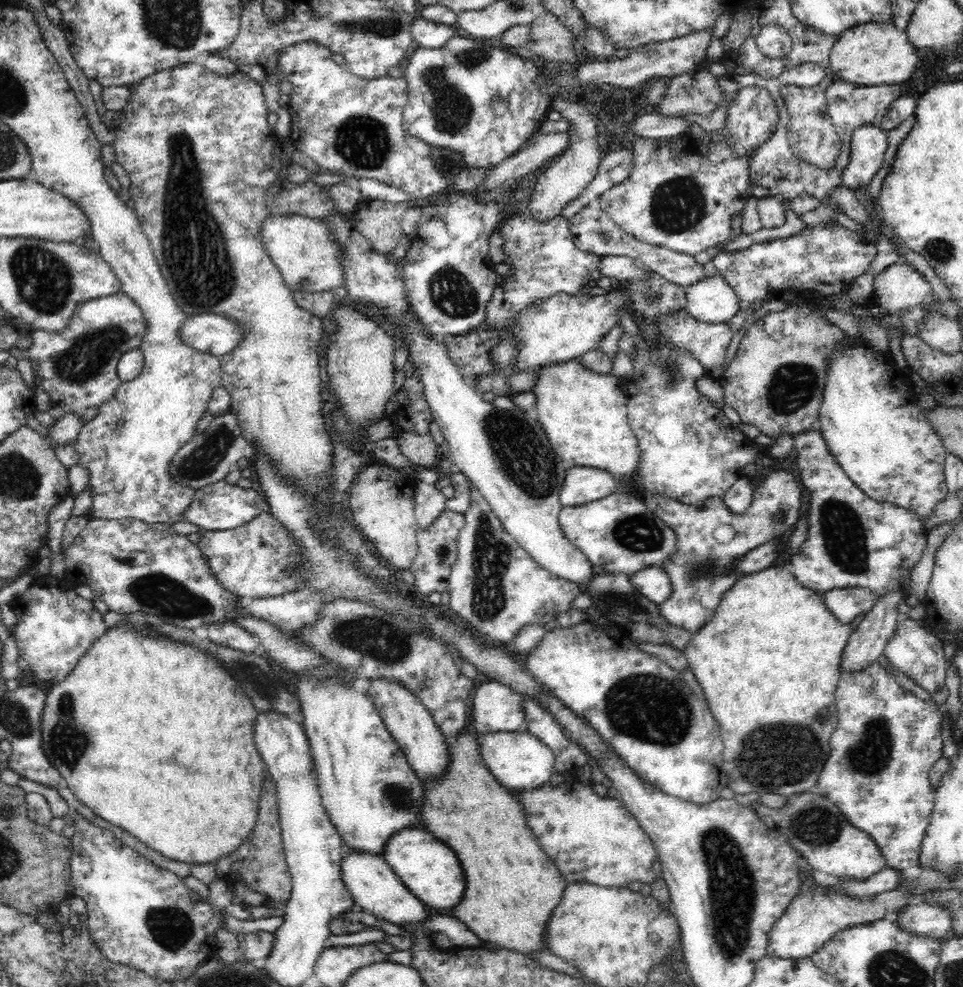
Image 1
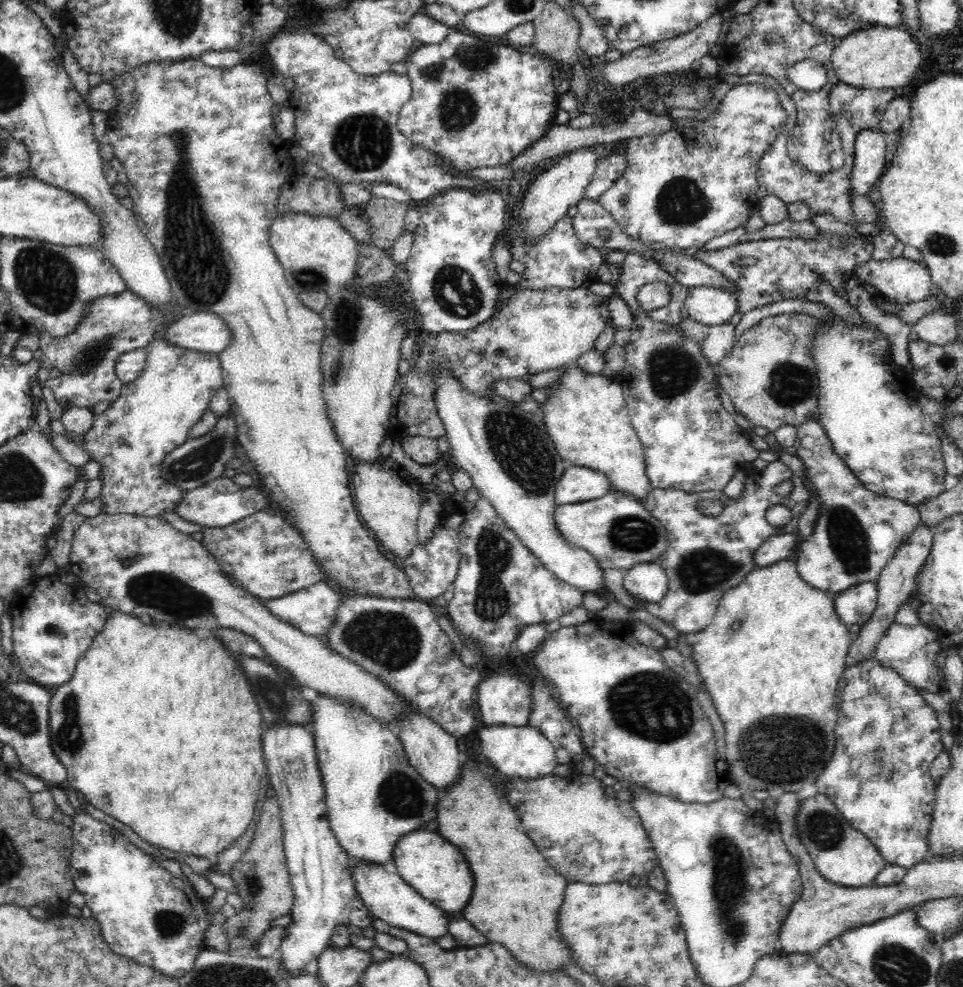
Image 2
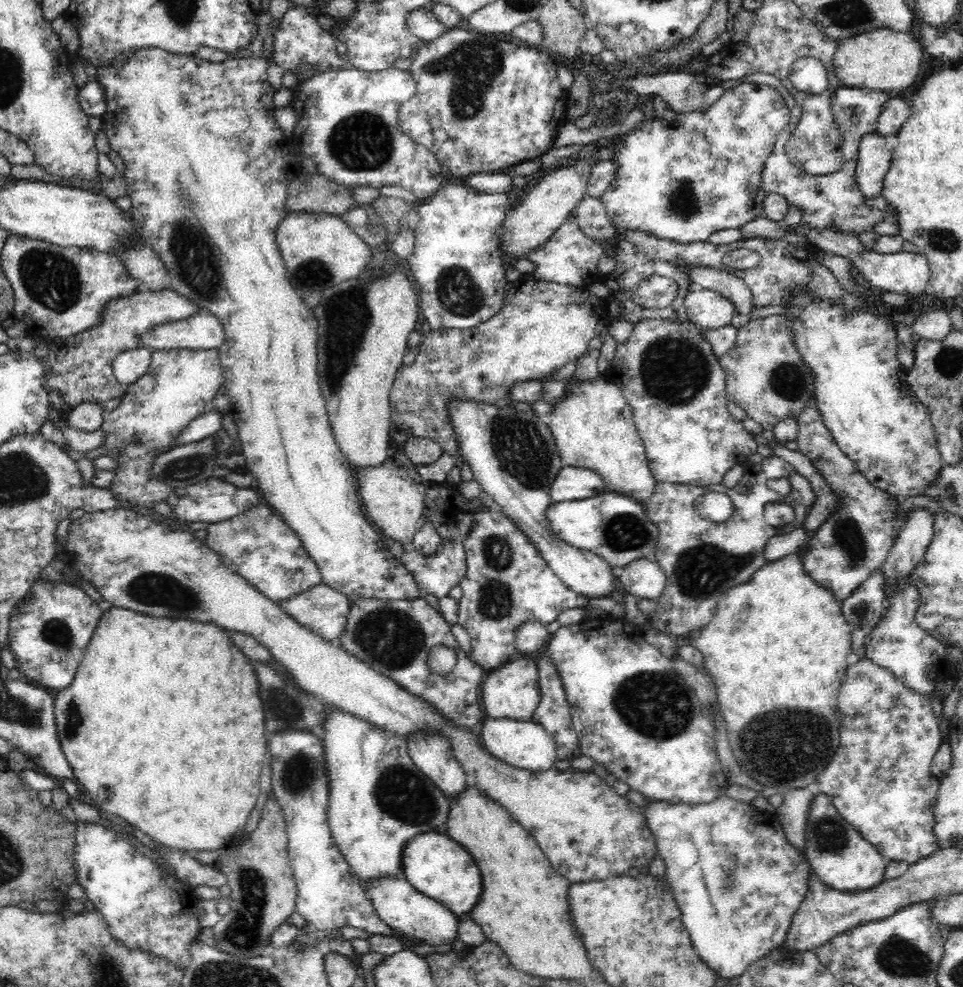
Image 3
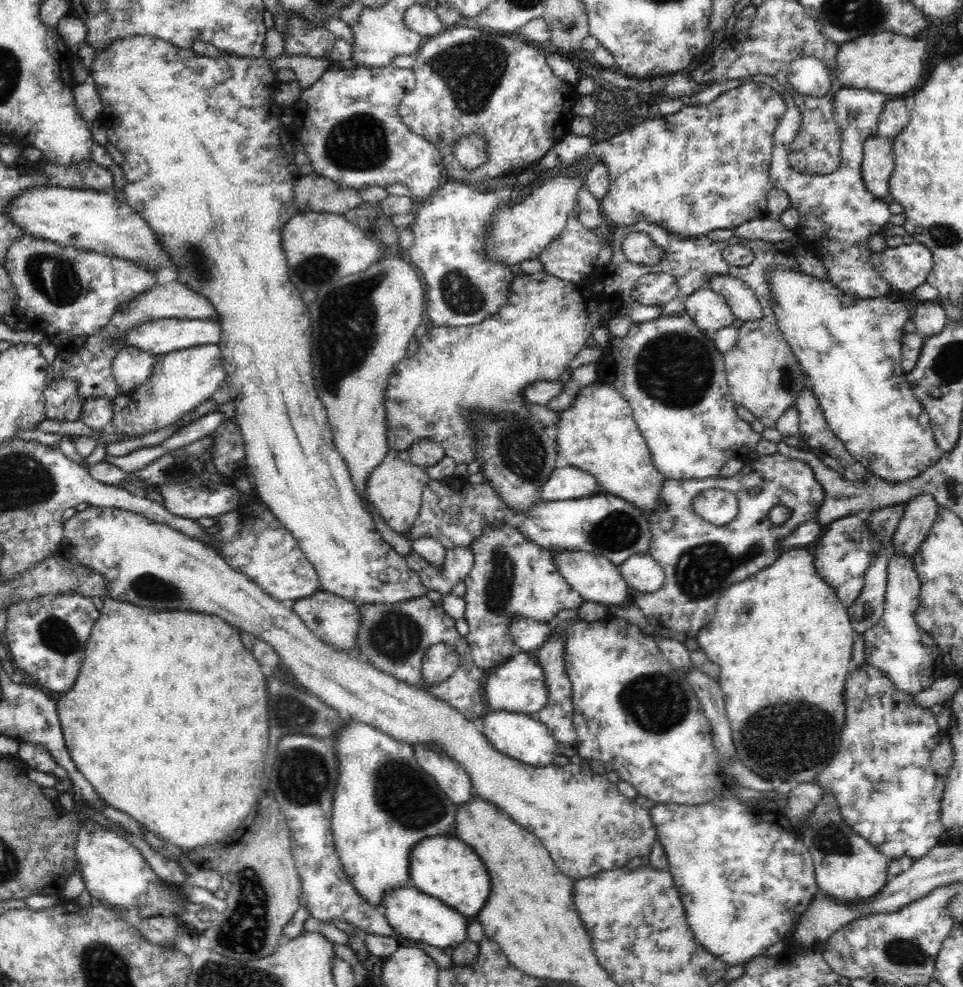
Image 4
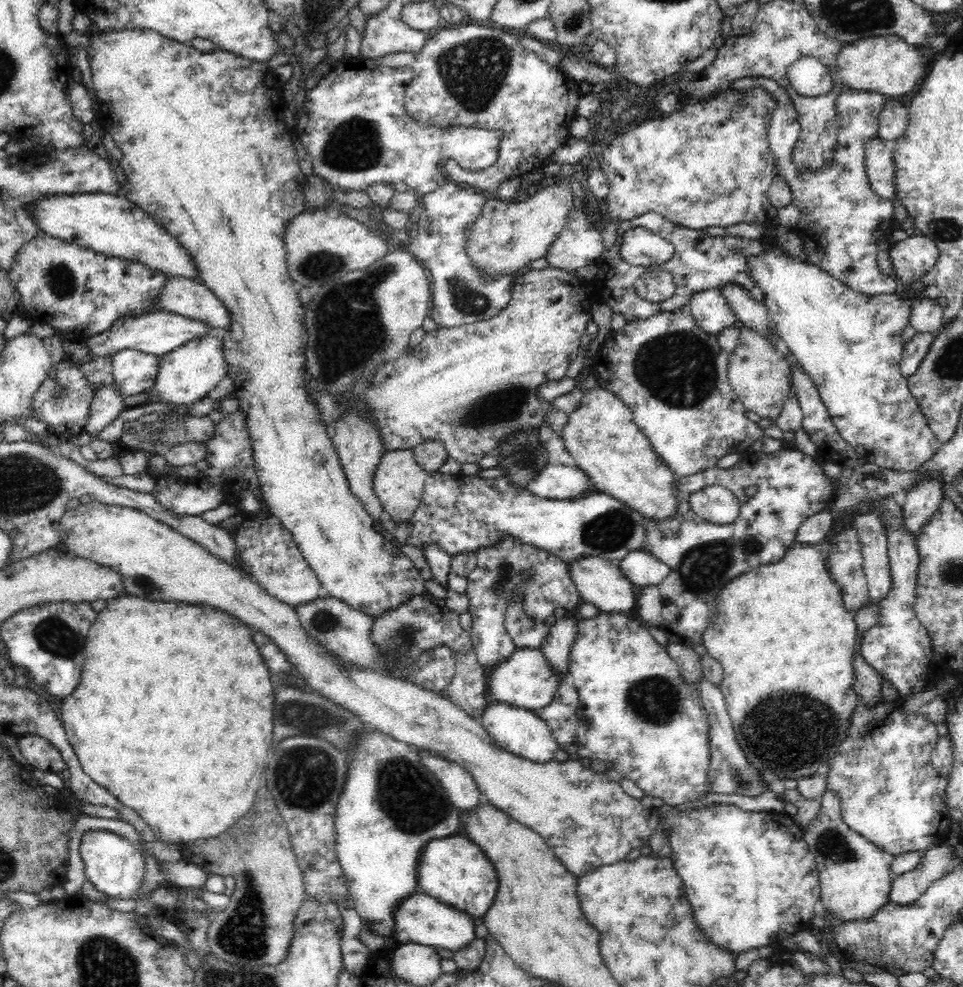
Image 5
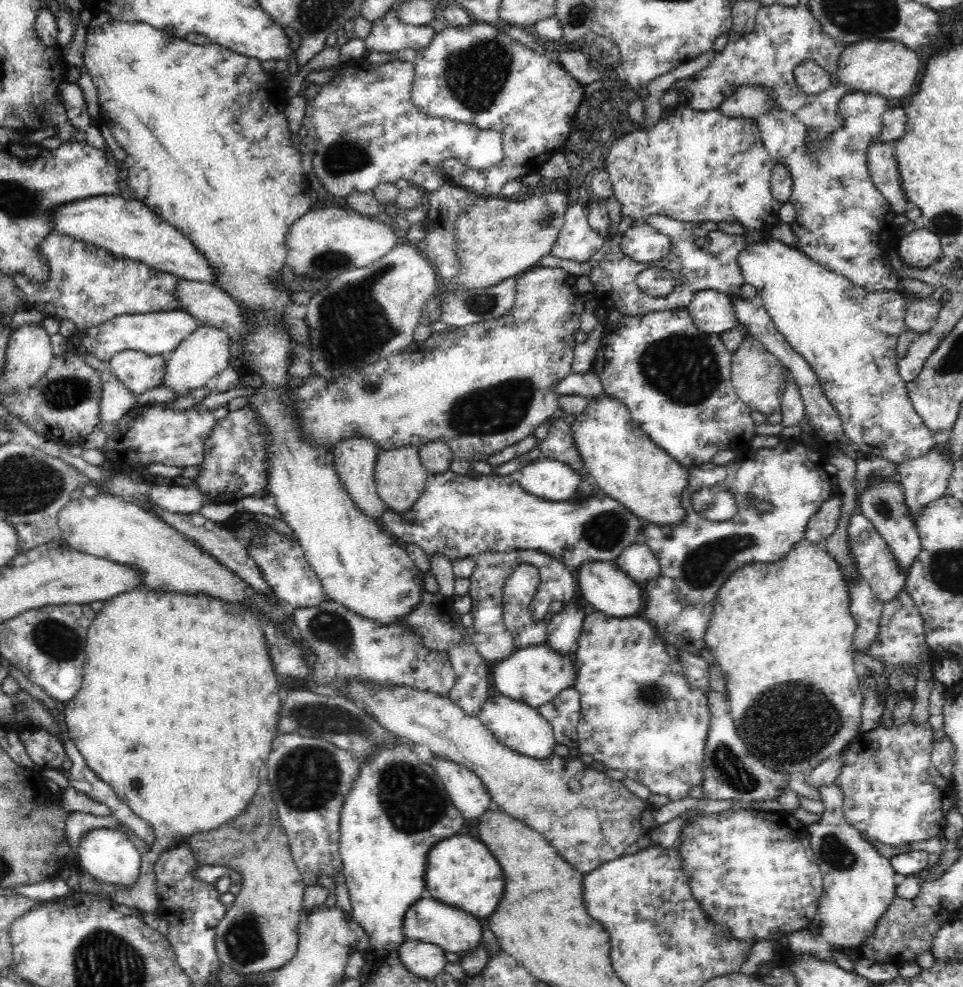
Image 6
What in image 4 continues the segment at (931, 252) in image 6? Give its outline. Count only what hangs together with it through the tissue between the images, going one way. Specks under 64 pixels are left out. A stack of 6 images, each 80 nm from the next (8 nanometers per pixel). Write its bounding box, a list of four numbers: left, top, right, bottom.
[874,242,933,290]

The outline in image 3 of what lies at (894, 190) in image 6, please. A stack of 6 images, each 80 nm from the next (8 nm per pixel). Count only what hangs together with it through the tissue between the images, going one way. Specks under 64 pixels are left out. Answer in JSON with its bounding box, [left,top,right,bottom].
[855,132,893,198]

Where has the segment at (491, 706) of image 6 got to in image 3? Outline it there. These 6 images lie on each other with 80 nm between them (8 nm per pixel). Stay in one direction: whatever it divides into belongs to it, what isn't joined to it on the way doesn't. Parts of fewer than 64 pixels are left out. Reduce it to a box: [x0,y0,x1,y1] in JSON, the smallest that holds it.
[480,717,557,771]

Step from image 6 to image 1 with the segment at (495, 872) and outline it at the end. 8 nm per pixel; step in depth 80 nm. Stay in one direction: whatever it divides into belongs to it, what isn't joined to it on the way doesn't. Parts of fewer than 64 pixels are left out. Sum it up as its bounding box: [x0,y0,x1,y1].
[383,830,464,909]

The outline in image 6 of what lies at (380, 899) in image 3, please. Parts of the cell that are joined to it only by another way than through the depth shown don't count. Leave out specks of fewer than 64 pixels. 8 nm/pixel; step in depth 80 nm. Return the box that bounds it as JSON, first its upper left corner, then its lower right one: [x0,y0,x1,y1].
[405,897,482,957]

